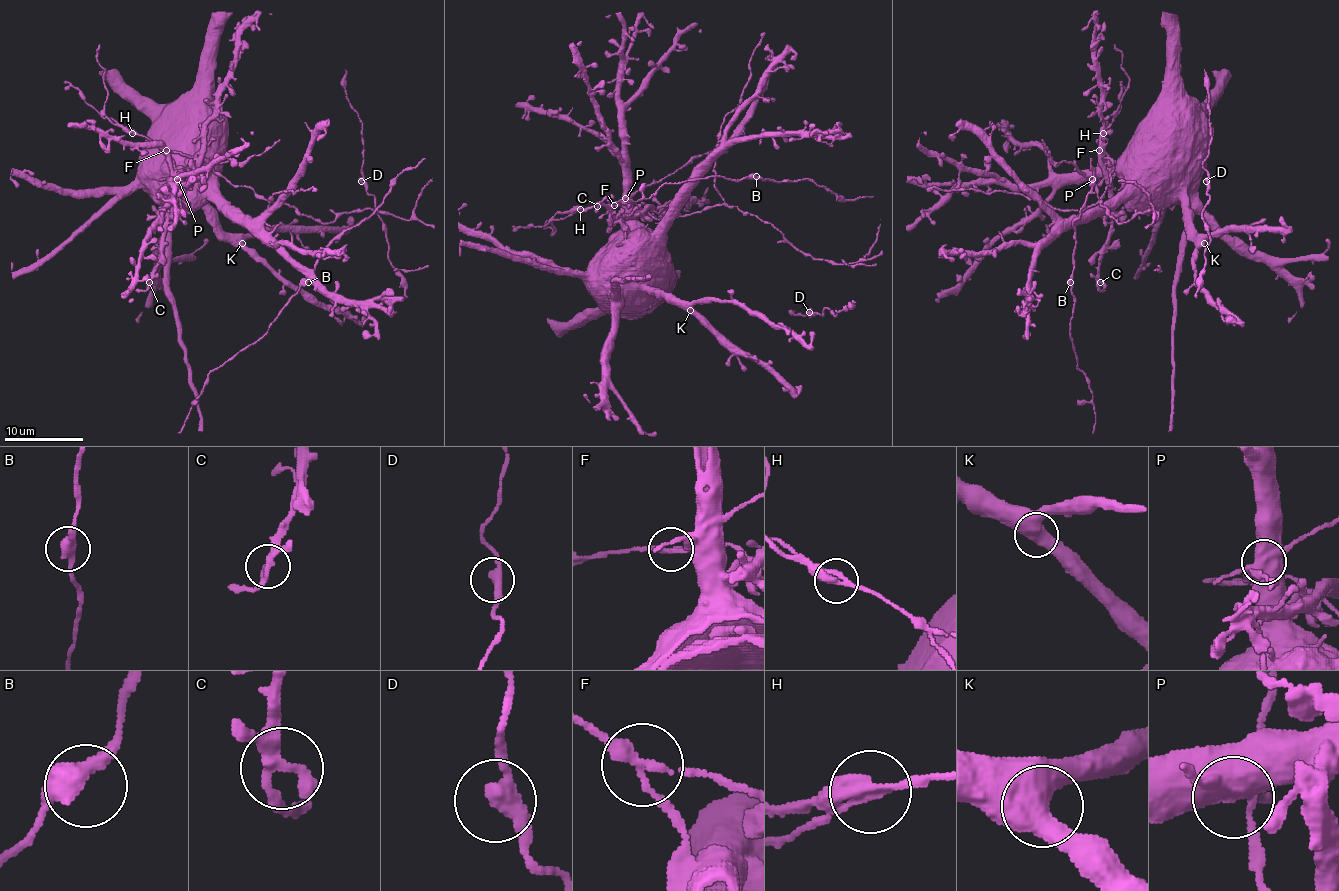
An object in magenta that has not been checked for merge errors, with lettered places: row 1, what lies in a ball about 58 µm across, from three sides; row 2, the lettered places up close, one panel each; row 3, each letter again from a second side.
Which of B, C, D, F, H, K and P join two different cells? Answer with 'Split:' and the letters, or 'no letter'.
Split: F, H, P

